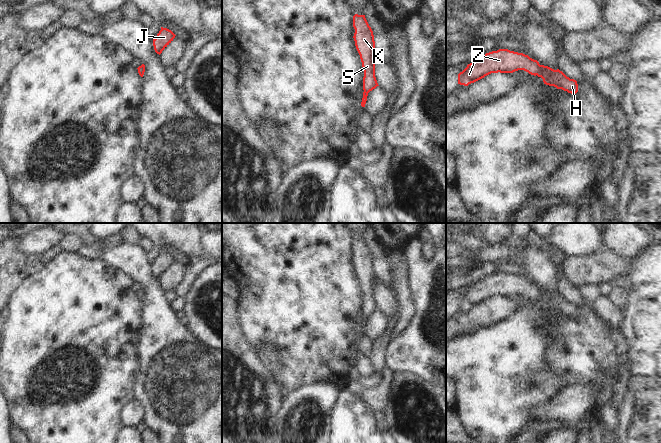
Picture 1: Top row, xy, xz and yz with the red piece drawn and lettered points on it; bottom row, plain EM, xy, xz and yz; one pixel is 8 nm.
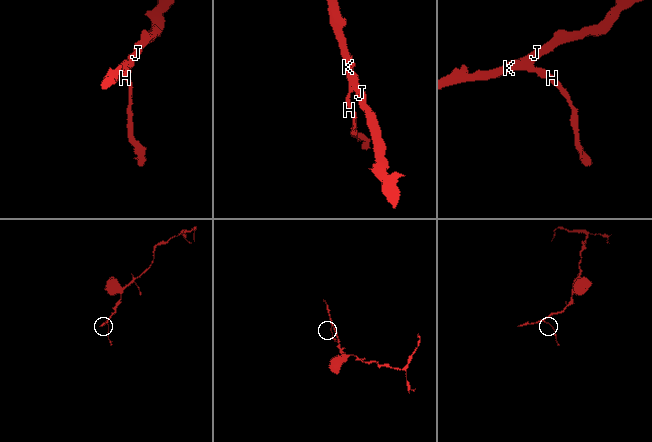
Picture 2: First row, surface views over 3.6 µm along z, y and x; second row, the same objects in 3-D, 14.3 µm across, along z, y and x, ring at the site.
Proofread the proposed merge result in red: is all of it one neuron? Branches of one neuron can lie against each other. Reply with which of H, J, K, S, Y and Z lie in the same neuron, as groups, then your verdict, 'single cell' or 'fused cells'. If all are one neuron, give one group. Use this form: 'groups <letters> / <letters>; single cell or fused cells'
groups H J K S Y Z; single cell

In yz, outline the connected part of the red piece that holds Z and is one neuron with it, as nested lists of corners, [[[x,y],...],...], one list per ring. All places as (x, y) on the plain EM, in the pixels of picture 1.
[[[499,273],[486,277],[458,298],[458,308],[468,310],[491,297],[513,297],[524,294],[531,299],[541,301],[544,308],[554,310],[571,318],[578,316],[578,308],[574,303],[567,301],[559,293],[554,294],[548,290],[540,289],[537,284],[528,279]]]

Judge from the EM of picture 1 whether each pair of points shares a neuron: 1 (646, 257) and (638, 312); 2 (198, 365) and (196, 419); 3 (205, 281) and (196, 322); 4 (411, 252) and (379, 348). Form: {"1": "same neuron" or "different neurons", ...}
{"1": "same neuron", "2": "same neuron", "3": "same neuron", "4": "different neurons"}

